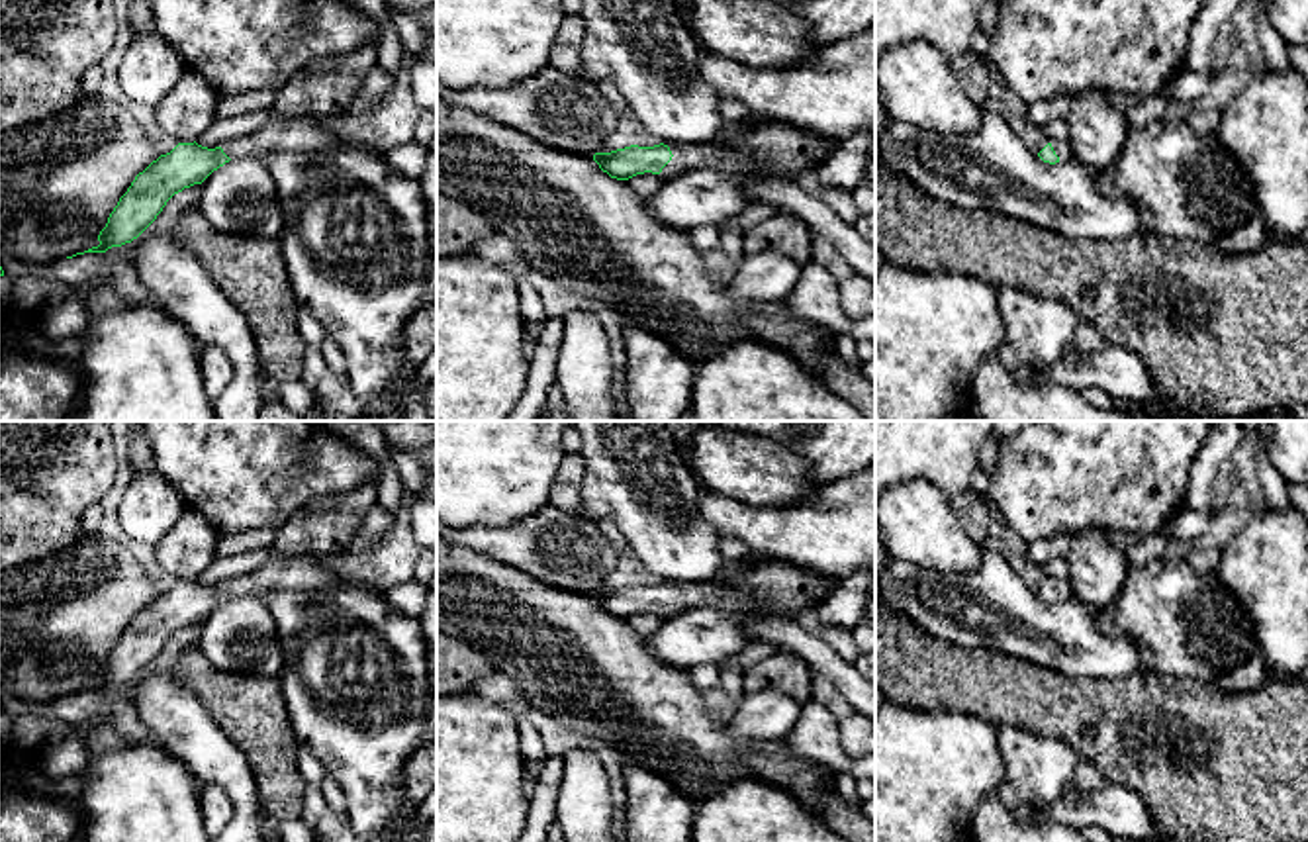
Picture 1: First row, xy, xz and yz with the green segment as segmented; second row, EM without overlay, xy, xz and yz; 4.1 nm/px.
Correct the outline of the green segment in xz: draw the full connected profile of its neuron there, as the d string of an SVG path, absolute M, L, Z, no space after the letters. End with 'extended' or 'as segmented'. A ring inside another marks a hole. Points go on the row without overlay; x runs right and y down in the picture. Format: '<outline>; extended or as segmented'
M719 580L707 585L677 589L672 589L668 584L660 582L654 585L631 584L611 591L595 591L593 599L603 611L617 619L629 619L644 611L660 613L662 619L666 619L687 609L719 601L724 593L726 584Z; extended

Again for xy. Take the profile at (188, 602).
M309 554L272 560L253 574L231 576L215 587L202 585L196 580L178 582L135 615L100 670L100 683L84 691L106 691L112 685L131 681L157 658L174 632L202 623L231 597L262 599L268 593L333 585L339 585L337 574Z; extended

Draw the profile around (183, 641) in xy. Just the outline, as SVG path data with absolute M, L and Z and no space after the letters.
M194 623L190 627L184 627L182 631L174 632L166 644L163 646L163 650L157 654L157 658L131 681L125 681L121 685L112 685L108 687L104 693L112 699L112 701L127 701L133 703L135 697L135 687L145 681L149 676L153 674L166 674L170 672L176 662L190 650L198 646L200 640L200 631L202 631L202 623Z

